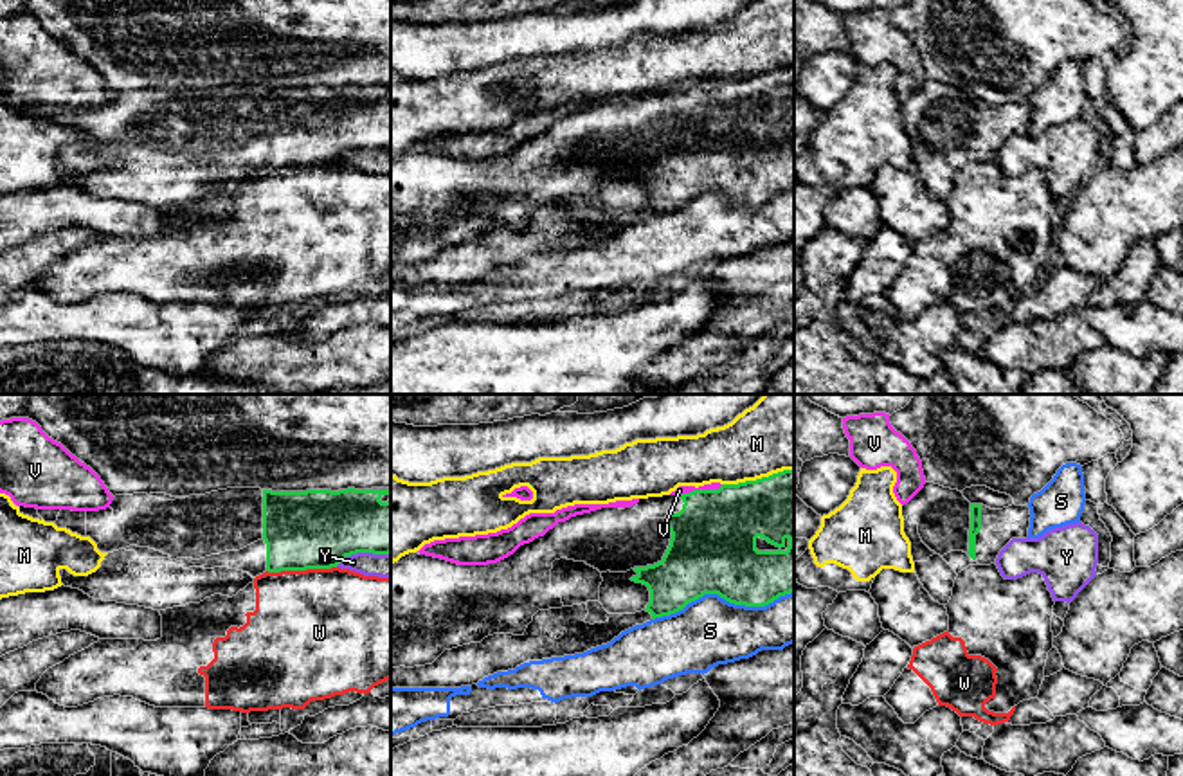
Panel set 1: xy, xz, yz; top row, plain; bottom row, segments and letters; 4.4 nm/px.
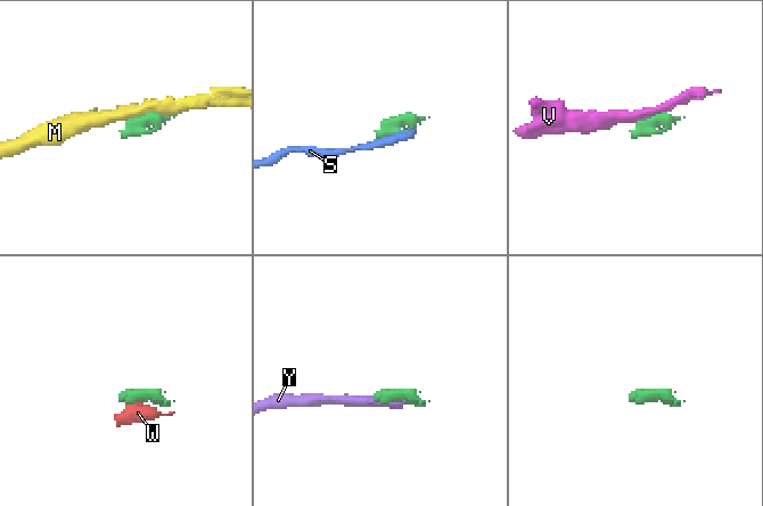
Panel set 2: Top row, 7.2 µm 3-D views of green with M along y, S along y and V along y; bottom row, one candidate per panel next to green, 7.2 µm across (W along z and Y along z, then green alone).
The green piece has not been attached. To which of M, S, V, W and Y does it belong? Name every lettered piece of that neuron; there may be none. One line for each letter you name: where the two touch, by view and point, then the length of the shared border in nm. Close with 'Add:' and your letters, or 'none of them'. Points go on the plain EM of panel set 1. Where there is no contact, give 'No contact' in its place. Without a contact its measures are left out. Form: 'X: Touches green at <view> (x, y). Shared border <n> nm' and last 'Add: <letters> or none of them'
Add: none of them

